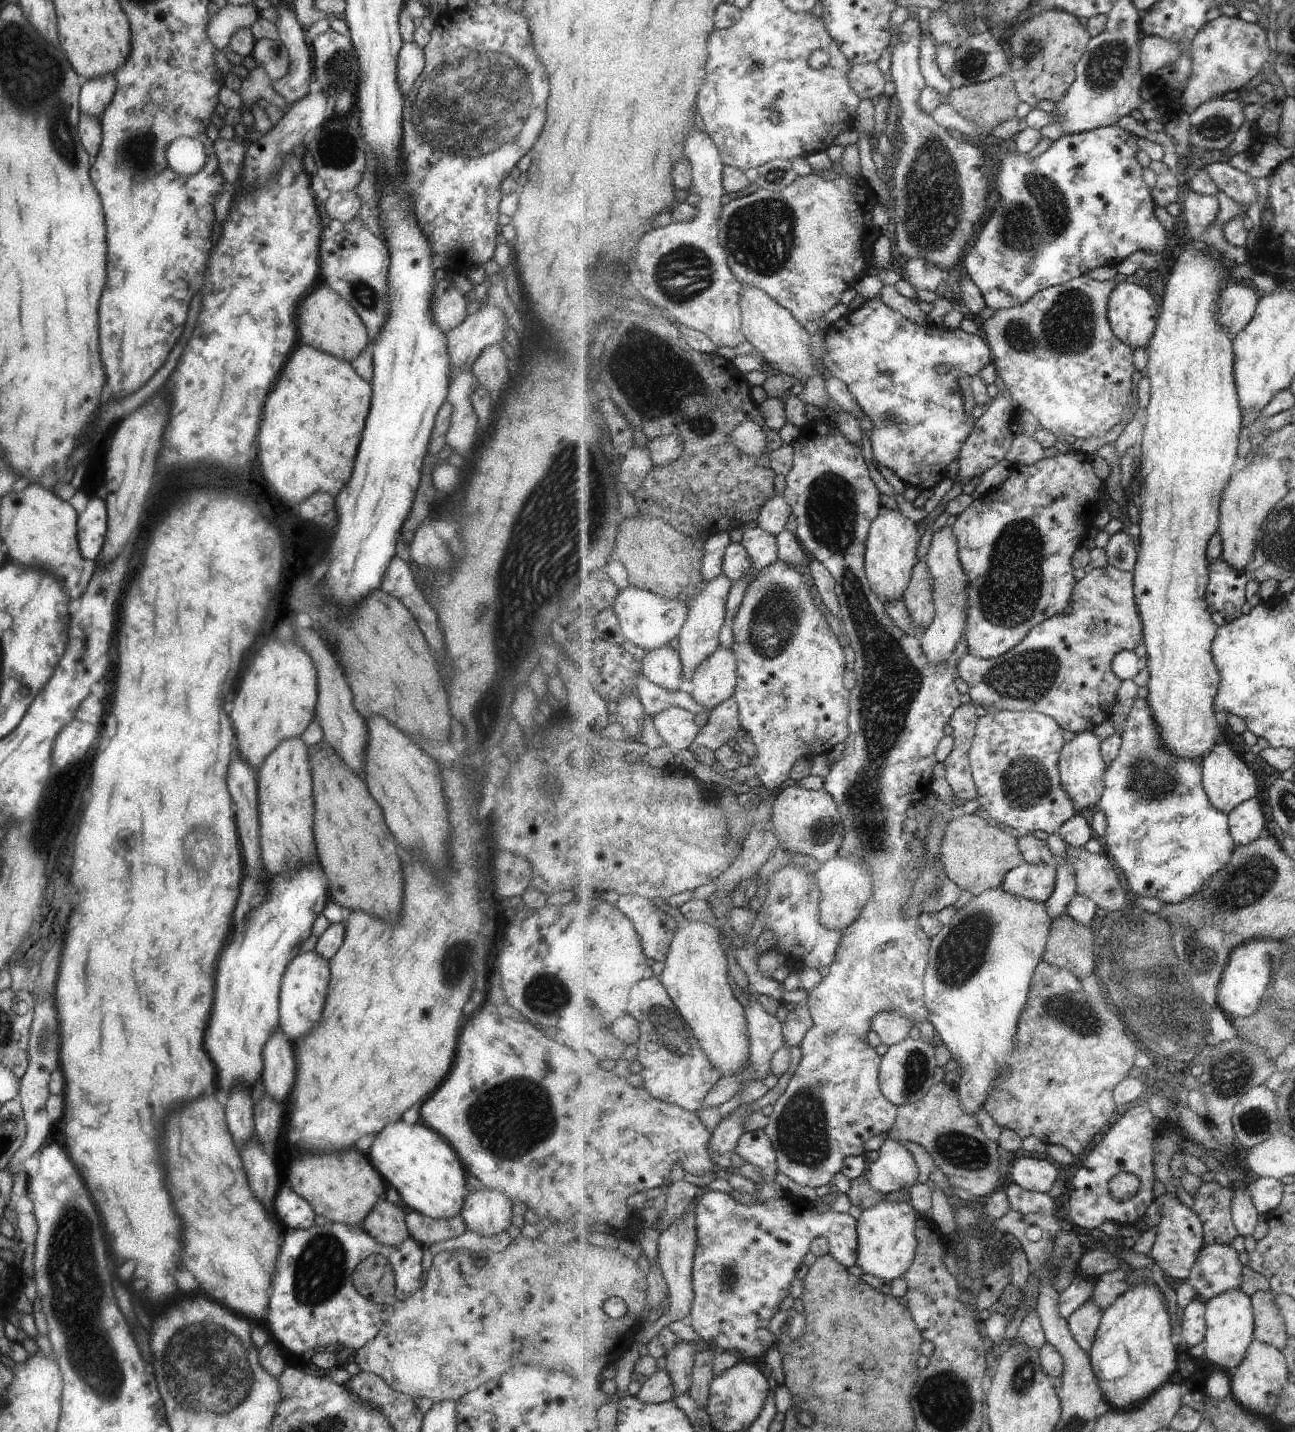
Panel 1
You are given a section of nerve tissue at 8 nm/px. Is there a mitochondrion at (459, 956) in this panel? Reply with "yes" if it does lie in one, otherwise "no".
yes

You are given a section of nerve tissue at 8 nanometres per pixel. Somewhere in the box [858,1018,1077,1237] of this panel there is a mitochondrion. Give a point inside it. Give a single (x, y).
(965, 1151)

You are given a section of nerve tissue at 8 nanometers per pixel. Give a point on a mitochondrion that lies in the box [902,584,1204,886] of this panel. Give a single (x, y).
(1028, 677)

